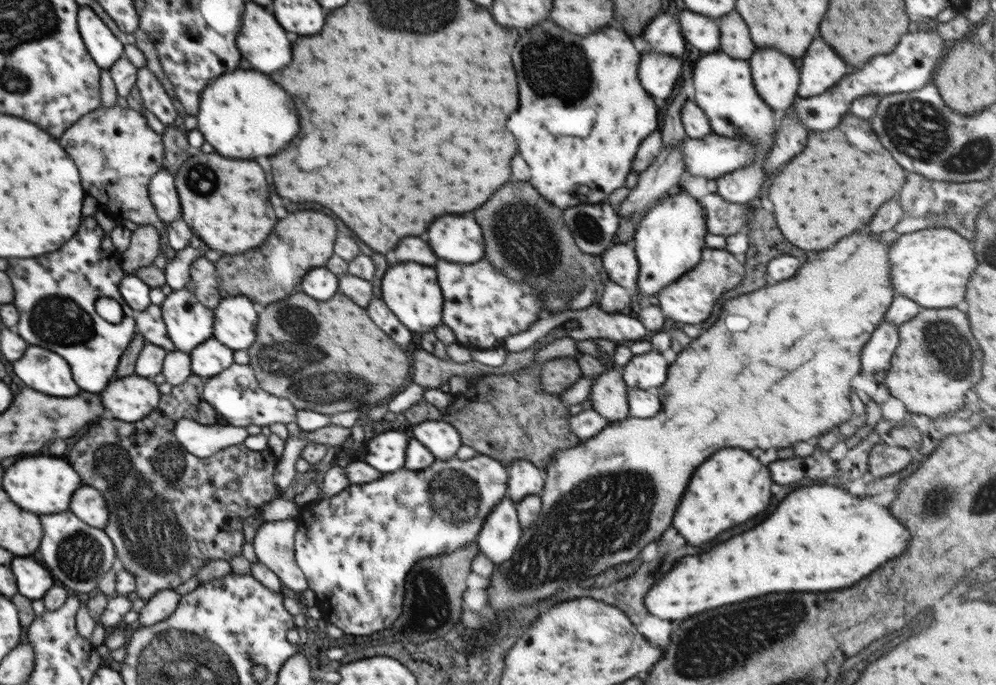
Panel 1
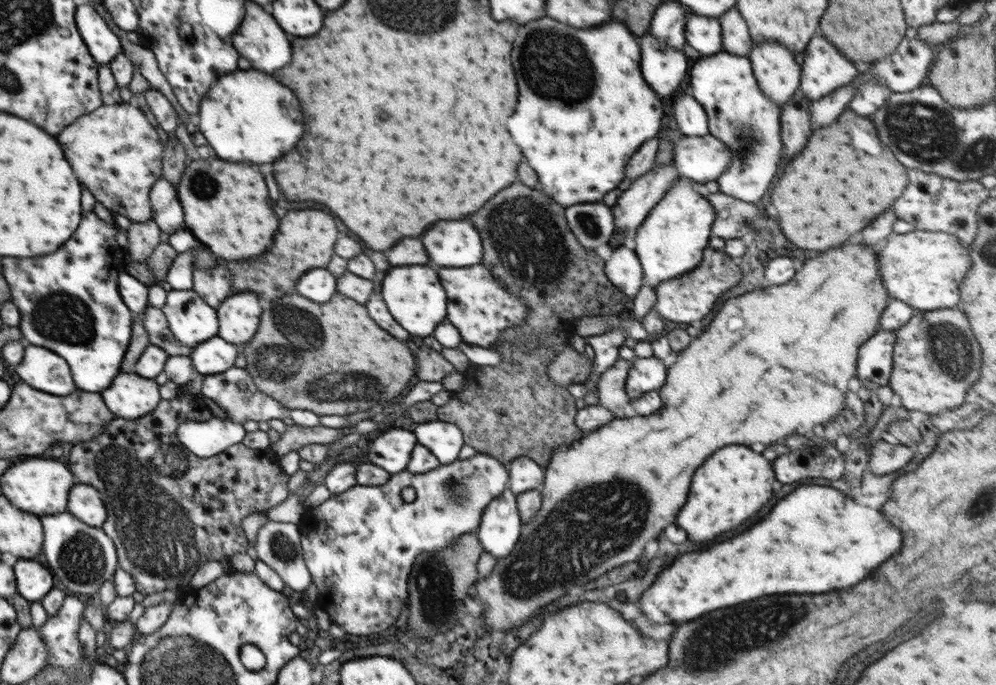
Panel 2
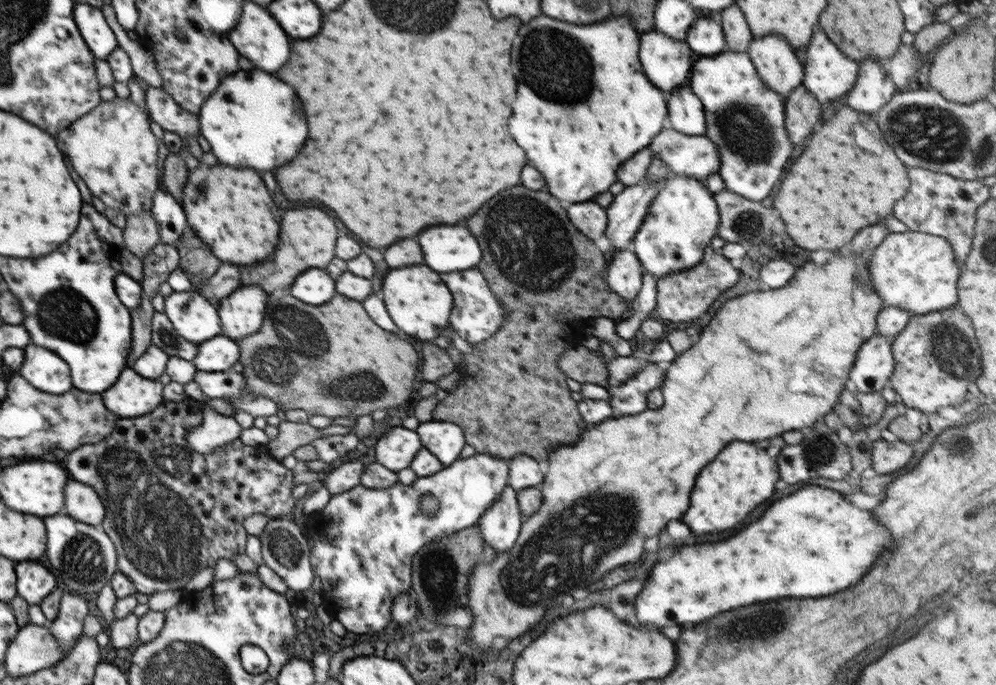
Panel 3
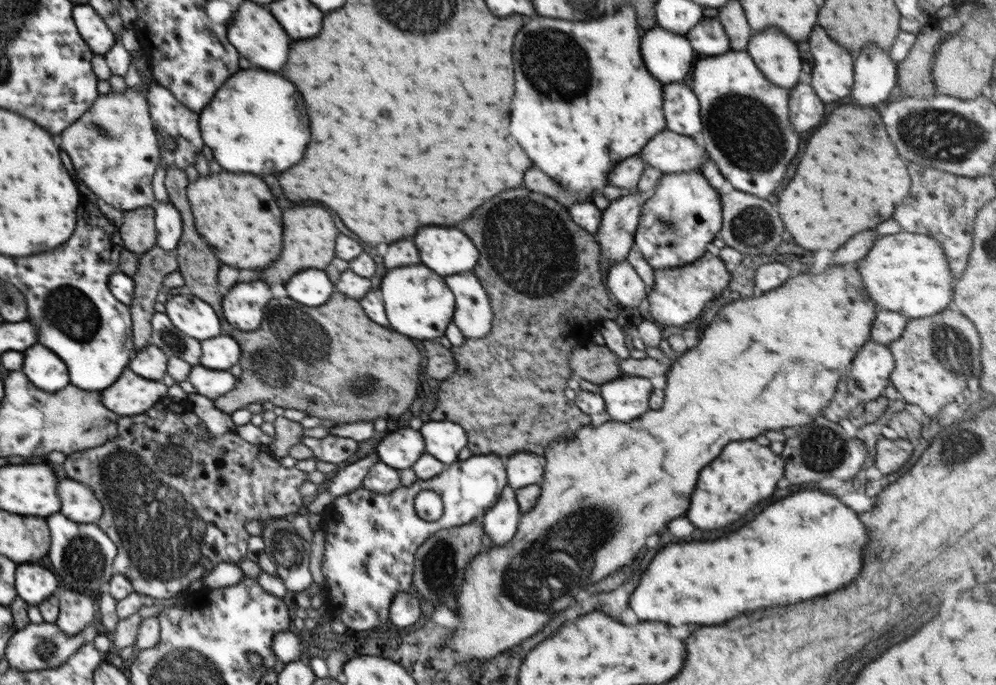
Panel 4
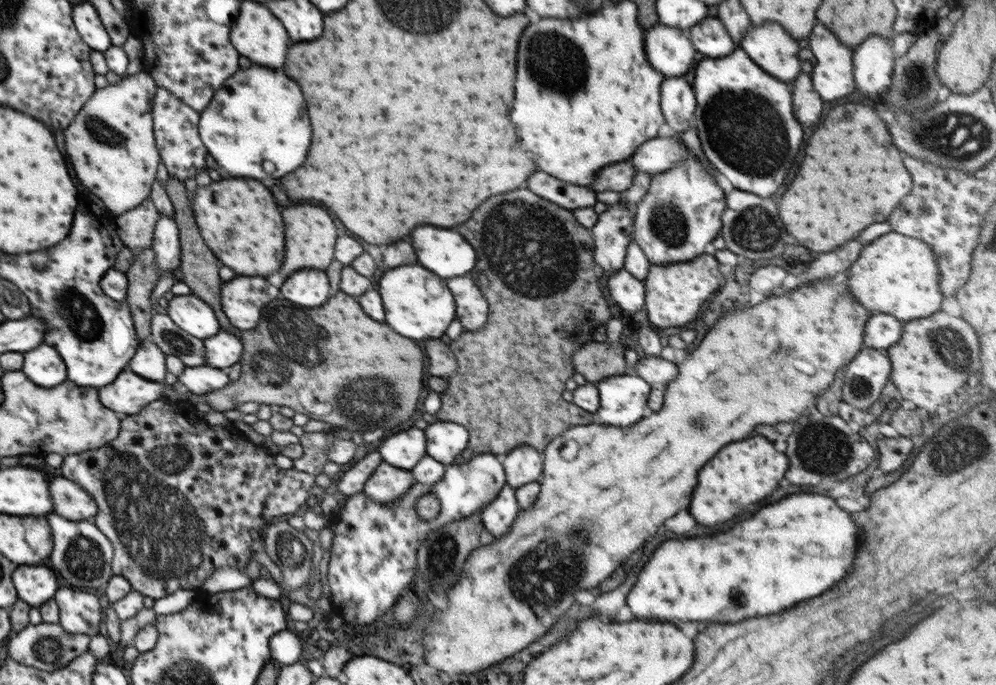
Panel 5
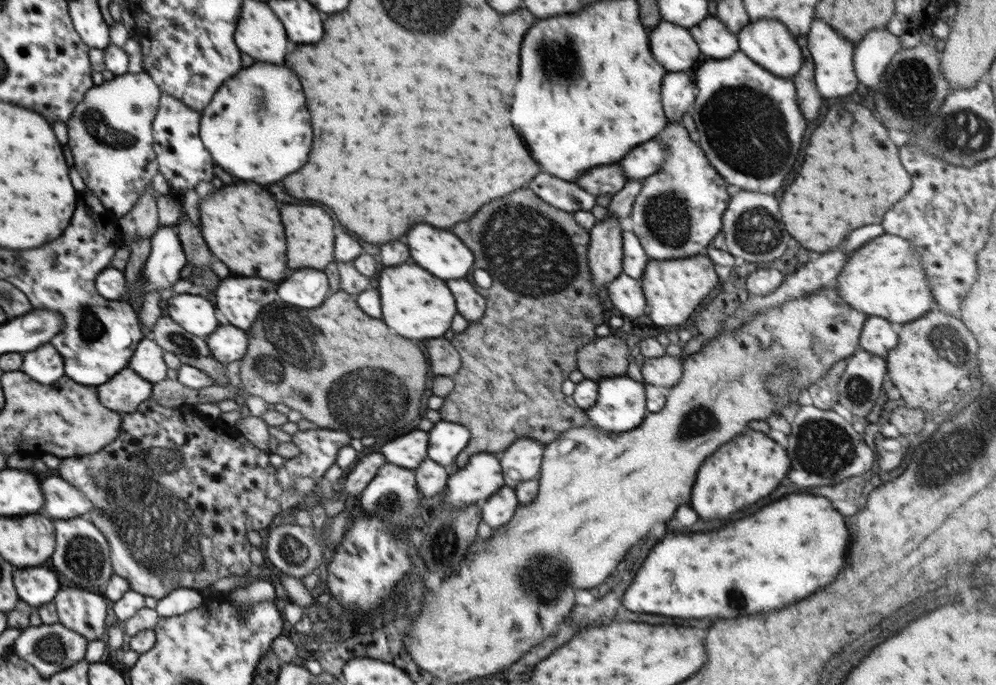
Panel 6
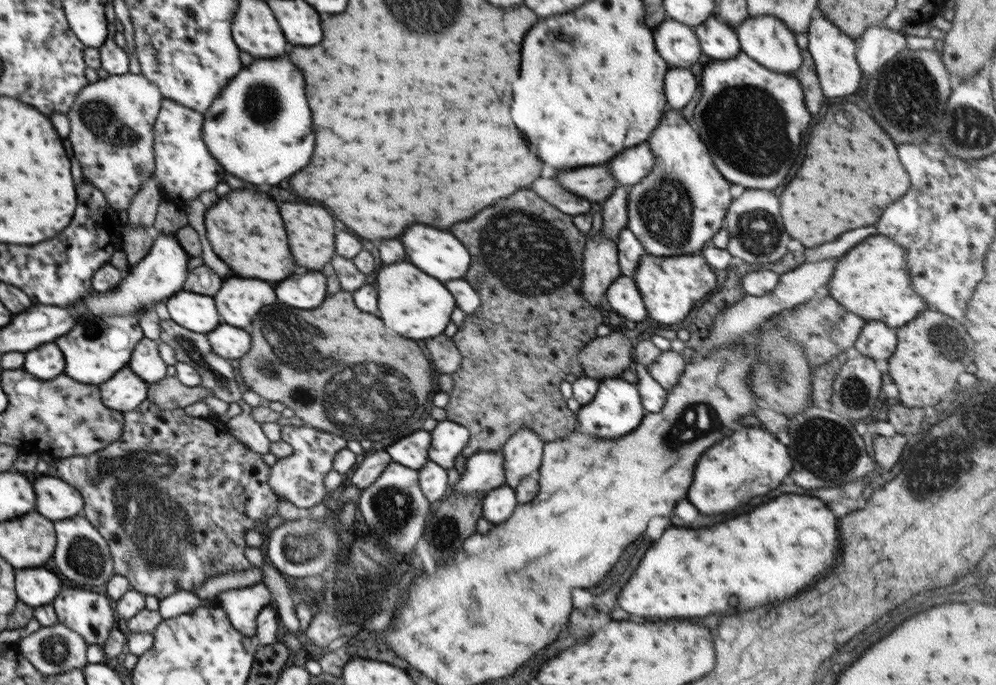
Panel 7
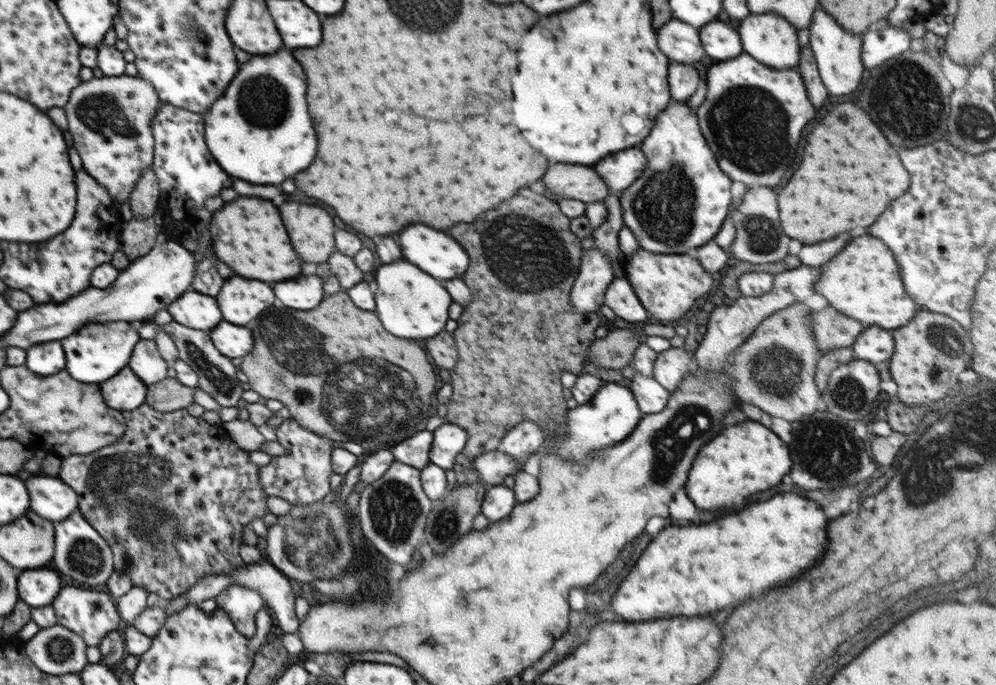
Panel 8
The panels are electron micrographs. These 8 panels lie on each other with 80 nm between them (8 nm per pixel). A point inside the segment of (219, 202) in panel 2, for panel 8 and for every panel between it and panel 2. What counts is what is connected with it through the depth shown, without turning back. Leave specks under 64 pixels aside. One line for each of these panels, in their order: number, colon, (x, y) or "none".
3: (230, 209)
4: (235, 214)
5: (236, 218)
6: (241, 224)
7: (245, 229)
8: (249, 235)

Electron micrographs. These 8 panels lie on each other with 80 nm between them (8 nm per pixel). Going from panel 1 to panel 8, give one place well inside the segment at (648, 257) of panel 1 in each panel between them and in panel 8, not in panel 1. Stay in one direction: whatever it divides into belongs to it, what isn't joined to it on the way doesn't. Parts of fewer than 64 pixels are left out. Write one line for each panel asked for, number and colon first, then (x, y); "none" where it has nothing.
2: (670, 242)
3: (681, 221)
4: (681, 216)
5: (681, 213)
6: (679, 210)
7: (675, 210)
8: (679, 202)

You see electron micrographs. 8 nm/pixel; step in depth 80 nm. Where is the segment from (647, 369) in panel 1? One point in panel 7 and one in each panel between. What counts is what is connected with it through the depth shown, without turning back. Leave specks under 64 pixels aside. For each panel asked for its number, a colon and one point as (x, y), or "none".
2: (646, 374)
3: (630, 397)
4: (626, 398)
5: (623, 399)
6: (621, 405)
7: (616, 409)

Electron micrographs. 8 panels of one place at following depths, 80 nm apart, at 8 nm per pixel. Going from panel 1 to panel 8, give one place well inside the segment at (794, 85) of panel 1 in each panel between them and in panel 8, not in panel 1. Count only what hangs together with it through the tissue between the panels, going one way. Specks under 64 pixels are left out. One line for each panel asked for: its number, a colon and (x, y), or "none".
2: (779, 75)
3: (776, 63)
4: (775, 54)
5: (769, 46)
6: (768, 43)
7: (769, 41)
8: (769, 38)

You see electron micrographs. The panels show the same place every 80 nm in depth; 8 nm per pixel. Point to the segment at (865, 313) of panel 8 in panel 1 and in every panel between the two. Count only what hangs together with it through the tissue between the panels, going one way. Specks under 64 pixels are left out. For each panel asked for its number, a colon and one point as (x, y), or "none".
1: (932, 266)
2: (924, 269)
3: (918, 272)
4: (905, 272)
5: (898, 275)
6: (885, 278)
7: (871, 280)

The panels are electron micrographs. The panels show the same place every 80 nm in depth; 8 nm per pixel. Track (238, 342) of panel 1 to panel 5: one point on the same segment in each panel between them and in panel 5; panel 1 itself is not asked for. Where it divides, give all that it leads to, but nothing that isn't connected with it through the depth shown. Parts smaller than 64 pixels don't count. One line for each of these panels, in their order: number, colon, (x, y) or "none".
2: (239, 315)
3: (241, 313)
4: (242, 305)
5: (241, 298)

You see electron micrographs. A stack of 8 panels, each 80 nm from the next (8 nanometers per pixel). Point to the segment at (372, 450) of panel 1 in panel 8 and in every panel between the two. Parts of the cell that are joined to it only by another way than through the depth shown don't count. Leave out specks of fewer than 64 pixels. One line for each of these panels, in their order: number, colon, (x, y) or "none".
2: (392, 450)
3: (396, 448)
4: (399, 449)
5: (404, 450)
6: (409, 451)
7: (411, 451)
8: (415, 451)

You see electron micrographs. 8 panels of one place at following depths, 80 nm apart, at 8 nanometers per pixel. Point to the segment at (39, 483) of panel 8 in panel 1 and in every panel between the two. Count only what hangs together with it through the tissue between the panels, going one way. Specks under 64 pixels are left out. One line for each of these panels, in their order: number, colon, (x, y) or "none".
1: (88, 504)
2: (85, 503)
3: (83, 504)
4: (77, 502)
5: (68, 500)
6: (61, 500)
7: (55, 499)

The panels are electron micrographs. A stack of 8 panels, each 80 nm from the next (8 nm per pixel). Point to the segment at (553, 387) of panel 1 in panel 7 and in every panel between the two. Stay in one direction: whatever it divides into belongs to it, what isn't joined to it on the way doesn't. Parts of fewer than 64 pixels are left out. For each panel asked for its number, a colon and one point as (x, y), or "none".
2: (569, 366)
3: (578, 363)
4: (598, 364)
5: (595, 360)
6: (604, 357)
7: (608, 356)

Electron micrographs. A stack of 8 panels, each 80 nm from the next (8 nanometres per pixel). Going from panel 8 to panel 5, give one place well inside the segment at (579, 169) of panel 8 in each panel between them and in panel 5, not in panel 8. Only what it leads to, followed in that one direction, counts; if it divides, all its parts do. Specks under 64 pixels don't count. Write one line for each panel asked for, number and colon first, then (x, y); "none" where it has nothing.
5: (619, 176)
6: (608, 179)
7: (594, 184)

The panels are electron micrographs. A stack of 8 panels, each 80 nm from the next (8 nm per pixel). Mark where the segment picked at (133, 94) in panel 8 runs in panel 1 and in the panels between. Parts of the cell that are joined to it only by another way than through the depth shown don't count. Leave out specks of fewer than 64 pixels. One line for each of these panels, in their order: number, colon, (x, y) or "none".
1: (117, 153)
2: (116, 153)
3: (112, 147)
4: (113, 147)
5: (111, 141)
6: (111, 131)
7: (111, 120)

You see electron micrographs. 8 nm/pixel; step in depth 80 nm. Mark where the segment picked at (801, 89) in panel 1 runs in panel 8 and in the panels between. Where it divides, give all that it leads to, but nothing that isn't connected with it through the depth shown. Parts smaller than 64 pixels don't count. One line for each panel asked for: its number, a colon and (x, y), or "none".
2: (825, 70)
3: (829, 74)
4: (832, 75)
5: (832, 76)
6: (835, 75)
7: (834, 54)
8: (838, 56)

